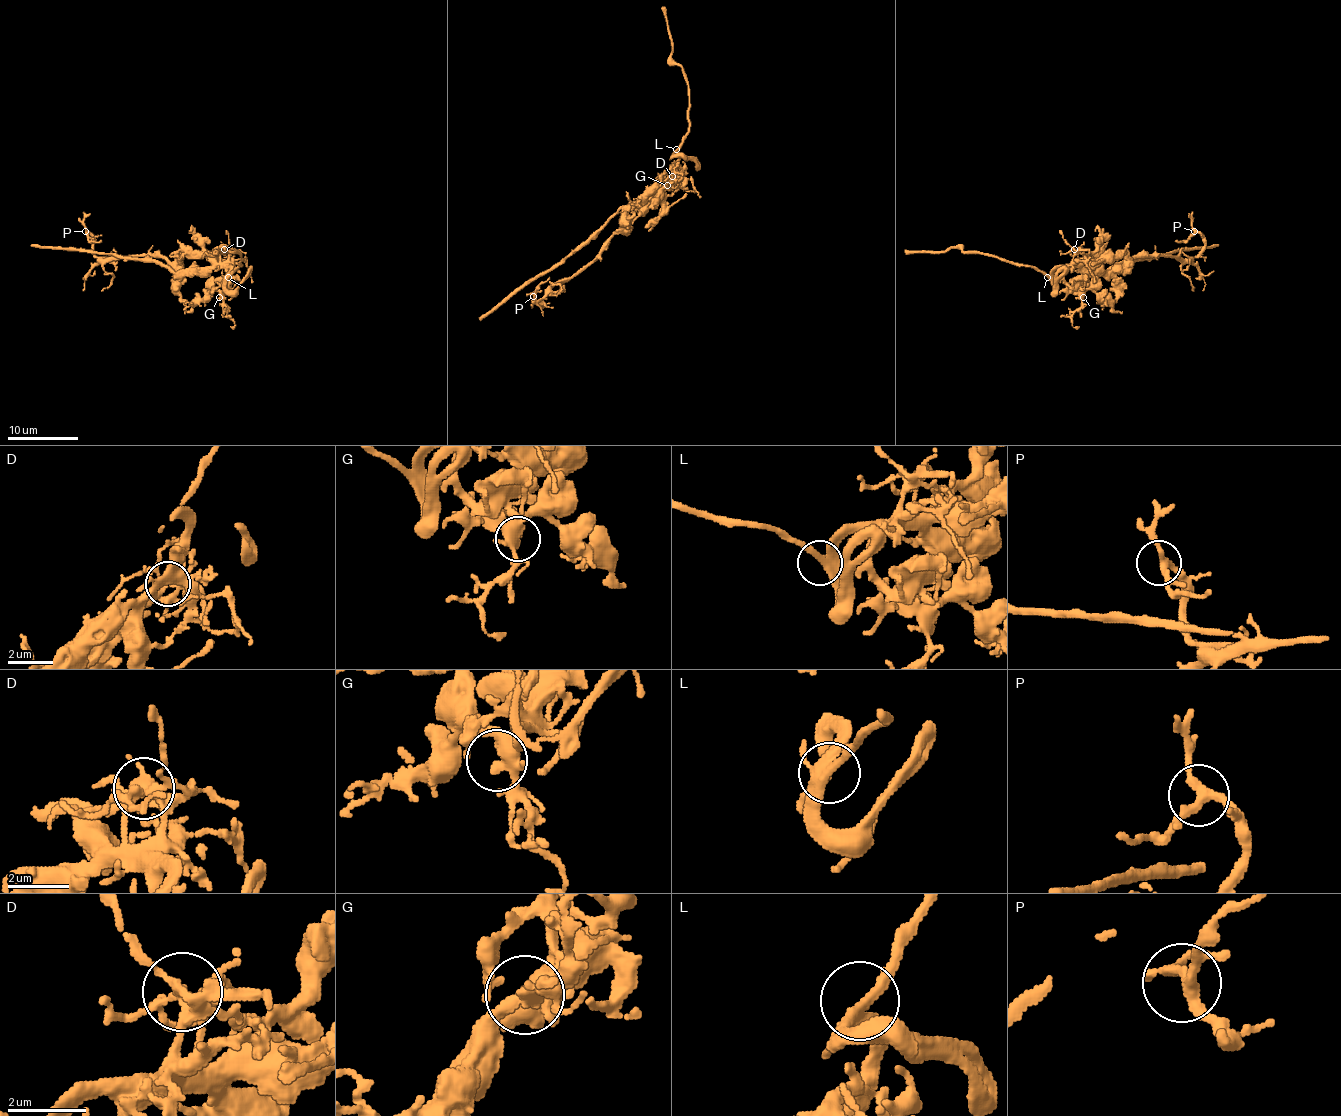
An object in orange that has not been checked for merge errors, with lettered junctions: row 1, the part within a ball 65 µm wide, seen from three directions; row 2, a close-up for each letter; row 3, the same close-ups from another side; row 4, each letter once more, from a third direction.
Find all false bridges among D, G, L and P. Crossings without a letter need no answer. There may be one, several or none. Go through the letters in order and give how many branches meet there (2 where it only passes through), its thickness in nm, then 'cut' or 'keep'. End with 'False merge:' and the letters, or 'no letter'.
D: 8 branches meet; 280 nm thick; keep
G: 4 branches meet; 320 nm thick; keep
L: 4 branches meet; 320 nm thick; keep
P: 3 branches meet; 280 nm thick; keep
False merge: no letter

